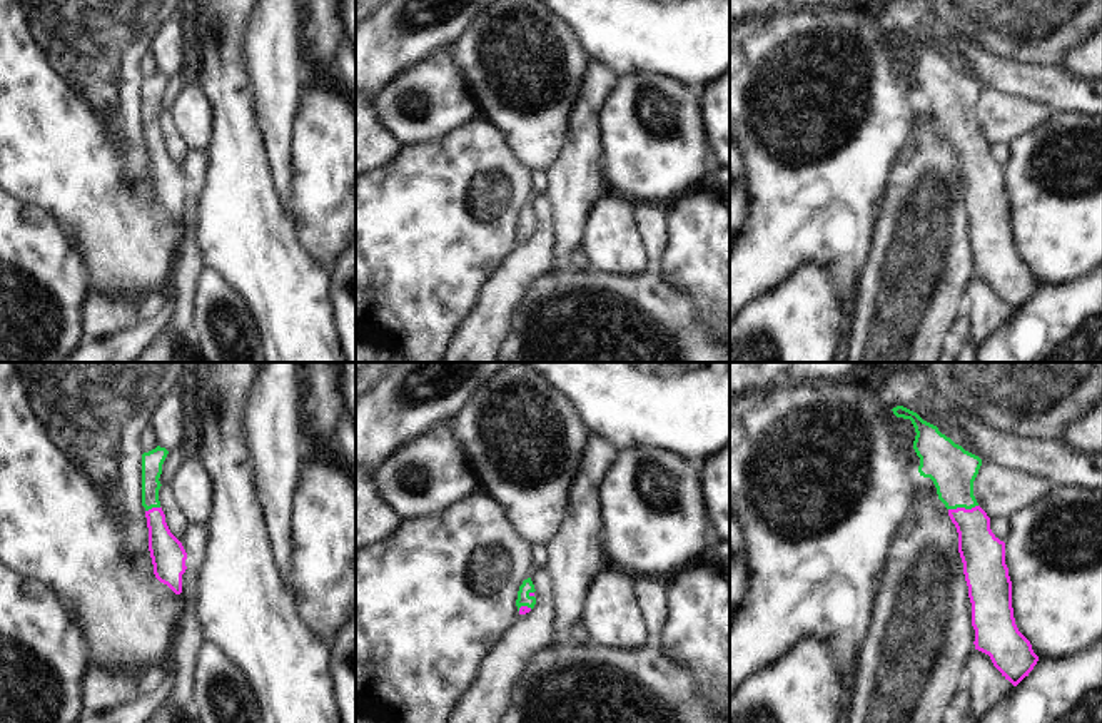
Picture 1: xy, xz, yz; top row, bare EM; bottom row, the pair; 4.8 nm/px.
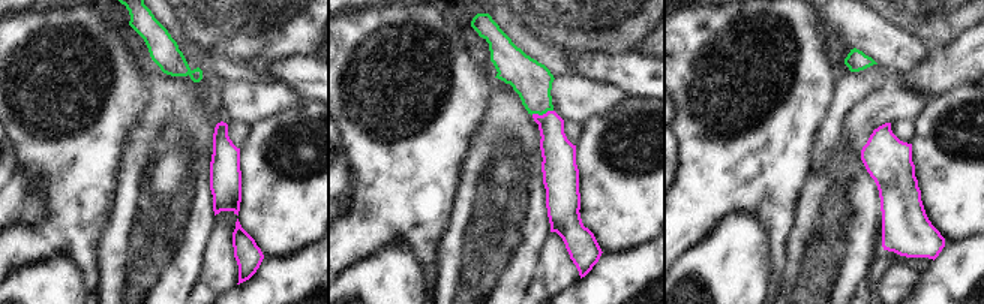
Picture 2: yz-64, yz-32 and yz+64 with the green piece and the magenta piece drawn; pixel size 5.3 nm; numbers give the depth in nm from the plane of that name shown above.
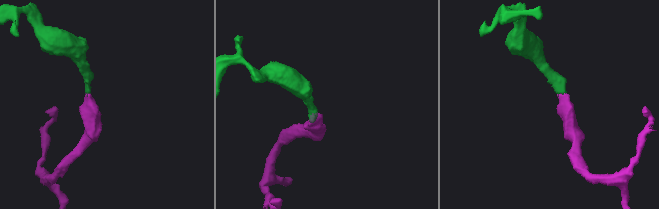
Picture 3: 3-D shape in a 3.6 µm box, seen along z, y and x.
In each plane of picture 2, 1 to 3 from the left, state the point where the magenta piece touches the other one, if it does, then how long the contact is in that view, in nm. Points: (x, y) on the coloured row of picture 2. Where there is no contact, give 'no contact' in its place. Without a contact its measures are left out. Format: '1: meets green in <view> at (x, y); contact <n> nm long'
1: no contact
2: meets green in yz-32 at (542, 114); contact 120 nm long
3: no contact

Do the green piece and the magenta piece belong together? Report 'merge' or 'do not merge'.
merge

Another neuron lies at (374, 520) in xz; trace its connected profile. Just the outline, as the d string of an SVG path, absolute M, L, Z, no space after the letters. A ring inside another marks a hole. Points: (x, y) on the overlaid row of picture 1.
M356 468L356 549L386 539L401 523L381 499L372 471Z

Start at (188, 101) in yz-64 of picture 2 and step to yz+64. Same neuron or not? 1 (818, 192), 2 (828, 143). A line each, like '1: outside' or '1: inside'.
1: inside
2: outside

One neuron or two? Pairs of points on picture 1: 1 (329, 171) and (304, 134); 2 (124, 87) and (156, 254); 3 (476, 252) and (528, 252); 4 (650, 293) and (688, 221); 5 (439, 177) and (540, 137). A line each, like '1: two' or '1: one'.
1: one
2: one
3: two
4: two
5: two

